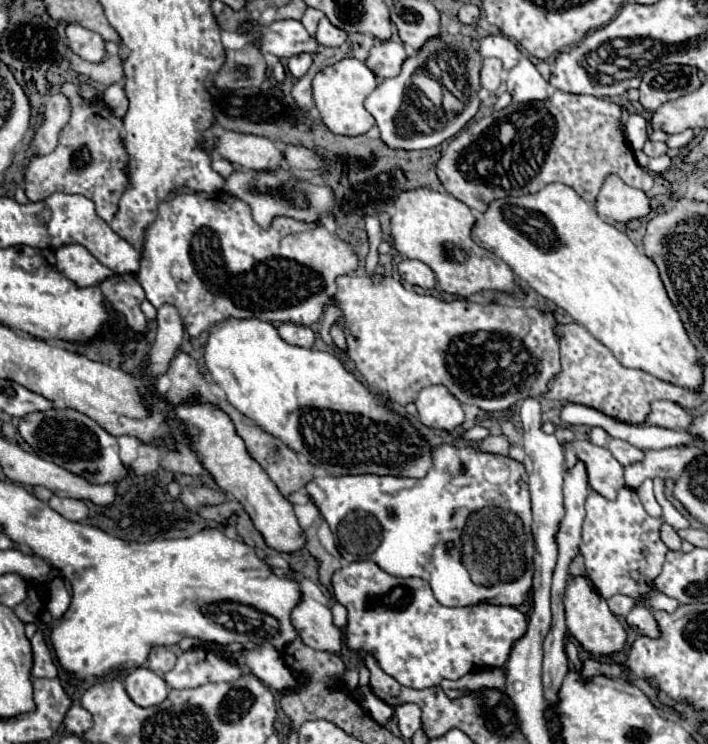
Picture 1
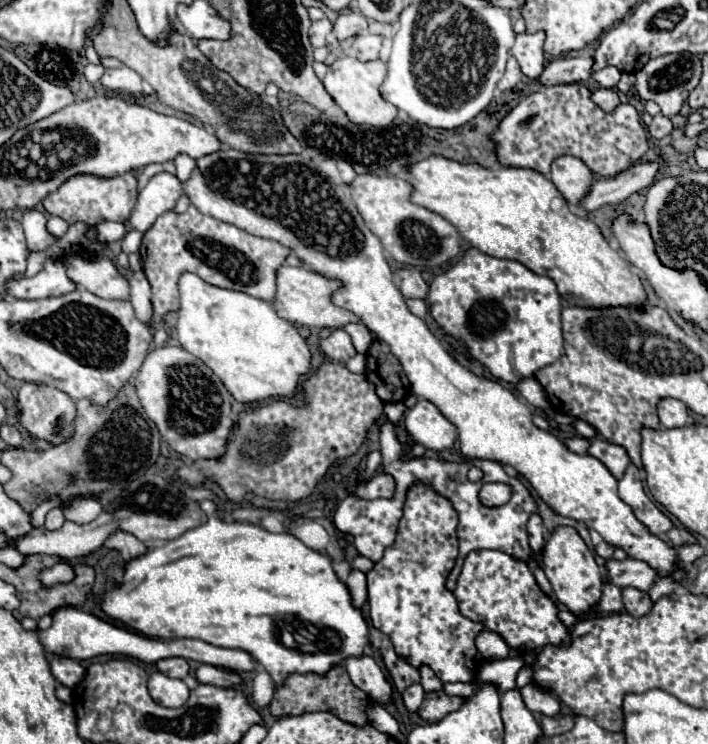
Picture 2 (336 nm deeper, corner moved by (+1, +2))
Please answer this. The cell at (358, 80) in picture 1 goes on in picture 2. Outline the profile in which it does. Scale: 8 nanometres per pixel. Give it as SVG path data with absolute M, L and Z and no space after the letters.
M340 58L336 60L324 82L324 88L328 90L328 94L336 100L336 104L348 114L348 118L356 124L370 124L370 126L388 126L392 124L392 120L398 114L398 108L390 102L386 102L380 96L380 86L386 78L386 64L382 60L370 60L370 62L360 62L356 58Z

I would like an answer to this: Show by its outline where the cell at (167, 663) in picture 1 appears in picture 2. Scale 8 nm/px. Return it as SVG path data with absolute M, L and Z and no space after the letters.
M164 658L164 660L158 660L156 666L158 666L160 672L164 672L170 678L180 678L182 680L190 674L190 666L184 658Z

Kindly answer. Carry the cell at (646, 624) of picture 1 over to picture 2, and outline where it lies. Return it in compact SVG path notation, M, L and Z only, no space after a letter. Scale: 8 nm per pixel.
M624 588L622 590L622 600L626 606L626 612L630 612L632 616L644 616L652 610L652 600L646 592L638 590L638 588Z

